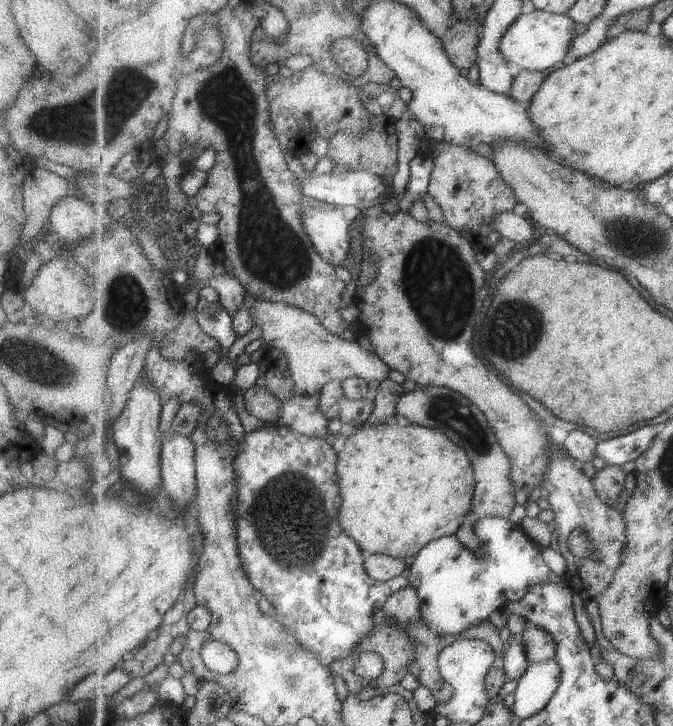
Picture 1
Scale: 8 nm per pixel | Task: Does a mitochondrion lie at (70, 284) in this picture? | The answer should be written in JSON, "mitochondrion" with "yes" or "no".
{"mitochondrion":"no"}

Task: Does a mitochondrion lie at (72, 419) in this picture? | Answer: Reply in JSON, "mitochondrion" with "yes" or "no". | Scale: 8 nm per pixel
{"mitochondrion":"no"}

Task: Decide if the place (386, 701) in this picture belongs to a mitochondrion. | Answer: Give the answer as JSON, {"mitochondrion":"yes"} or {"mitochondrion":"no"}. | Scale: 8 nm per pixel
{"mitochondrion":"no"}

